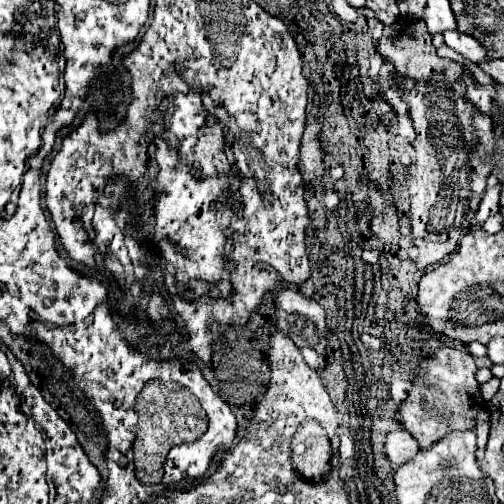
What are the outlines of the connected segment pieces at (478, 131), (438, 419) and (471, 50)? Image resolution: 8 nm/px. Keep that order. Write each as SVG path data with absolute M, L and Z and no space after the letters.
M409 24L409 32L399 32L397 26L385 26L377 50L383 58L395 64L395 74L411 76L417 80L415 88L405 94L411 106L411 120L415 126L415 158L407 166L409 182L415 184L411 198L411 234L413 244L419 248L415 260L417 268L427 268L441 262L457 248L457 240L467 232L475 208L483 198L487 178L491 176L495 138L491 118L477 112L465 100L465 84L461 82L463 66L439 58L431 44L431 34L425 24Z
M437 348L429 358L417 364L413 386L407 390L407 398L395 412L395 420L421 444L431 446L453 430L475 428L475 416L485 408L475 380L473 356L461 348Z
M449 30L449 32L443 32L443 38L445 38L445 44L453 50L457 50L459 54L463 54L465 58L469 58L471 62L481 62L485 60L485 54L487 54L487 48L475 40L473 36L469 34L463 34L459 30Z

